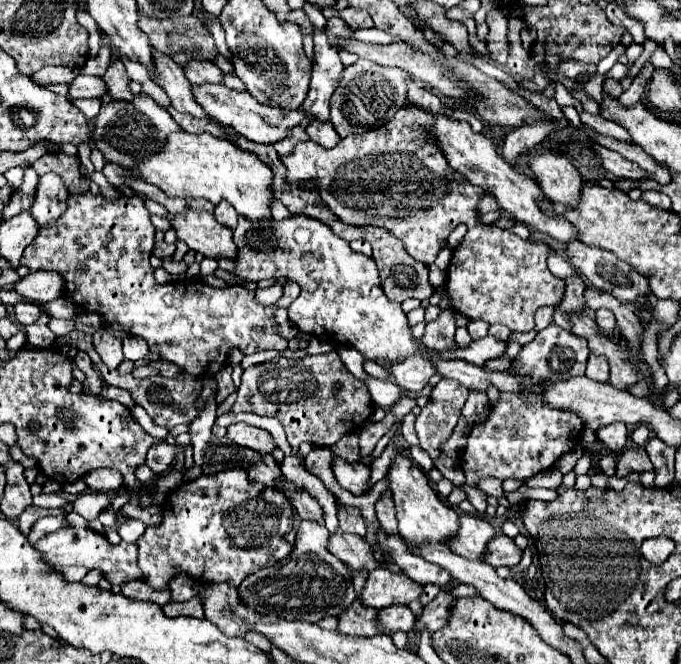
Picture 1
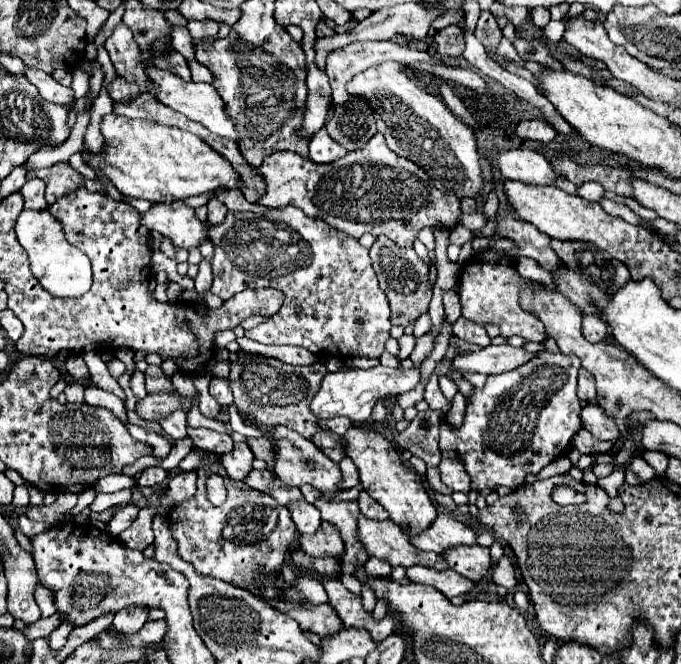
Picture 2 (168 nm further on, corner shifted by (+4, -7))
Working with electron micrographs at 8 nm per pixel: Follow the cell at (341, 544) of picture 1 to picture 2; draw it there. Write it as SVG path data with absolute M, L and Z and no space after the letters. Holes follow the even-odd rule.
M322 522L318 532L312 536L296 536L300 548L310 556L342 556L344 554L344 542L340 538L340 532L334 524Z

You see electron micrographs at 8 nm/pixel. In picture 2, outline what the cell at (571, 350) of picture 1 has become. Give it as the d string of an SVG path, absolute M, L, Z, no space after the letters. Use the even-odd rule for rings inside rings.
M540 352L540 356L530 360L530 364L524 364L514 372L488 376L484 388L474 388L474 392L466 398L462 426L452 428L447 422L441 424L439 448L442 456L448 458L450 442L450 454L462 460L466 472L472 478L472 488L476 490L494 490L496 486L510 486L516 490L524 484L528 474L538 474L554 458L560 458L568 450L572 436L582 428L578 416L580 400L576 396L578 370L580 364L576 356L564 356L562 352Z

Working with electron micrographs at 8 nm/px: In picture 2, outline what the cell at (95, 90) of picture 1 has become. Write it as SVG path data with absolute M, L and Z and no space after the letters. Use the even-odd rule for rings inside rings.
M24 68L24 76L40 90L40 96L44 100L56 102L56 104L68 104L70 100L74 100L72 88L62 88L62 84L58 84L50 74L38 70L38 68Z

